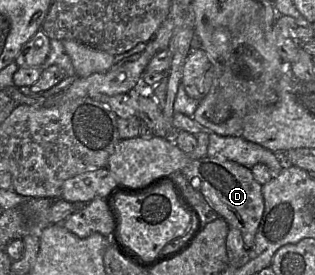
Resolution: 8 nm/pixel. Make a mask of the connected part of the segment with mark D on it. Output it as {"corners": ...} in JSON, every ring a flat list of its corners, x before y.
{"corners":[[206,156,189,163,181,173,204,196,219,218,241,232,244,245,251,249,264,212,262,185,254,179,251,170,227,159]]}

